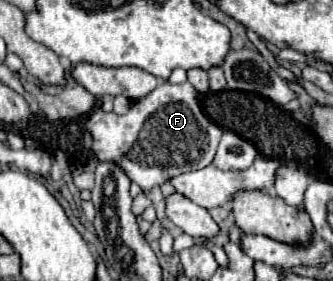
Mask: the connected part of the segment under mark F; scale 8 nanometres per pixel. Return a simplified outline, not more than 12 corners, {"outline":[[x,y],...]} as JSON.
{"outline":[[189,82],[85,128],[149,192],[215,158],[223,130]]}

